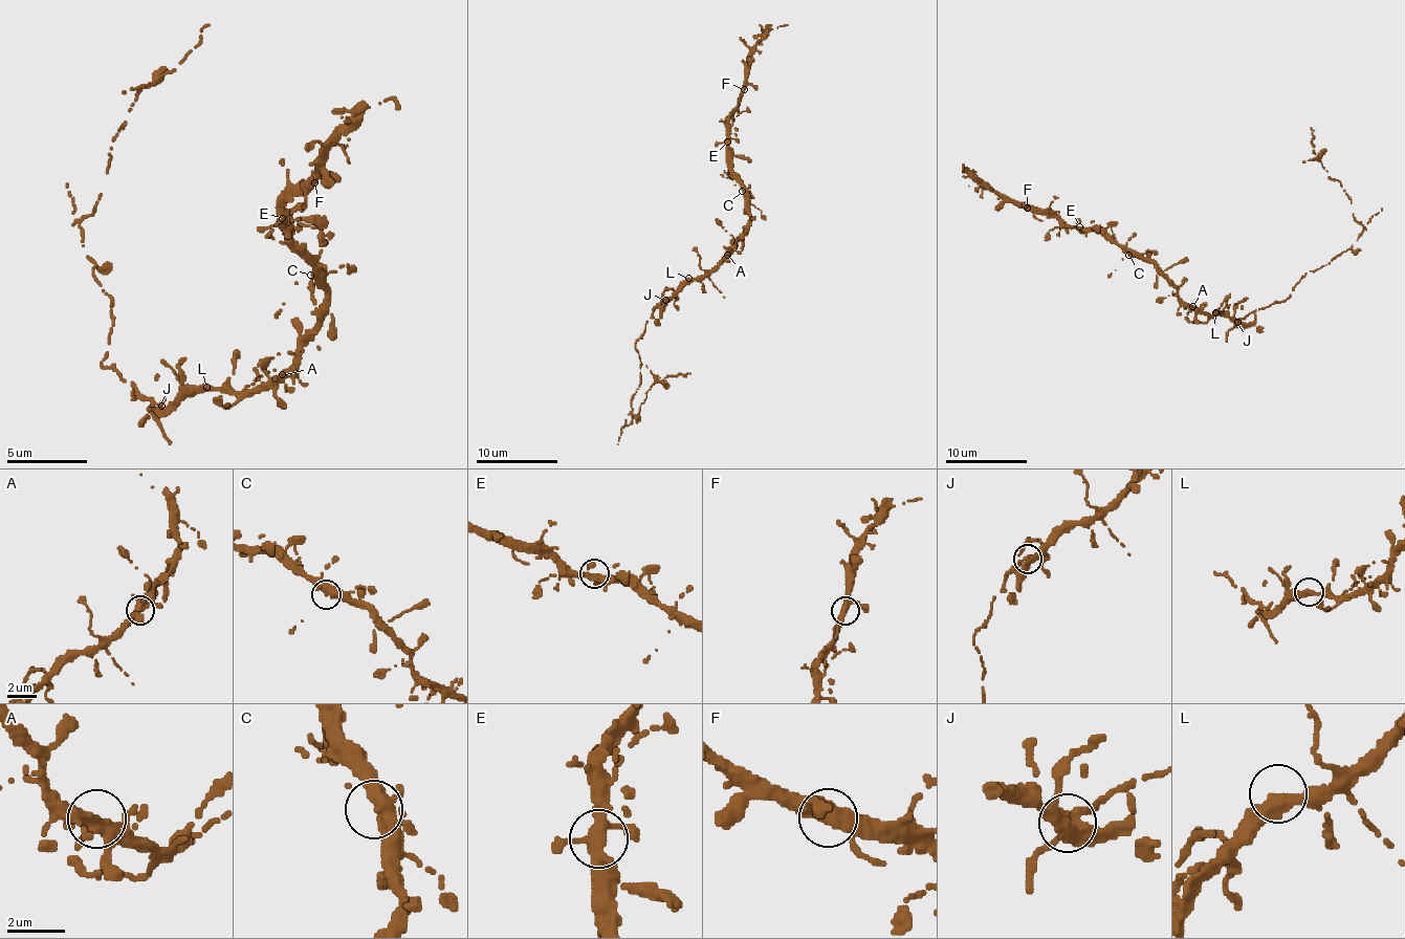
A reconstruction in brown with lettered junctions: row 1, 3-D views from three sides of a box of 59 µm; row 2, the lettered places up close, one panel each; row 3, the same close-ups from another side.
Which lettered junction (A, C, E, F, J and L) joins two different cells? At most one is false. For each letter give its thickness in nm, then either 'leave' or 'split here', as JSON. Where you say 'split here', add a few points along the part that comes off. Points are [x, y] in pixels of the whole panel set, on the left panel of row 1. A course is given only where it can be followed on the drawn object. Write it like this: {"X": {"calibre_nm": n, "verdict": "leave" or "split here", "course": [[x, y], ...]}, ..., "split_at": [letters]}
{"A": {"calibre_nm": 360, "verdict": "leave"}, "C": {"calibre_nm": 340, "verdict": "leave"}, "E": {"calibre_nm": 360, "verdict": "leave"}, "F": {"calibre_nm": 380, "verdict": "leave"}, "J": {"calibre_nm": 380, "verdict": "split here", "course": [[162, 407], [102, 367], [114, 314], [82, 226], [141, 90], [170, 73], [210, 25]]}, "L": {"calibre_nm": 400, "verdict": "leave"}, "split_at": ["J"]}

